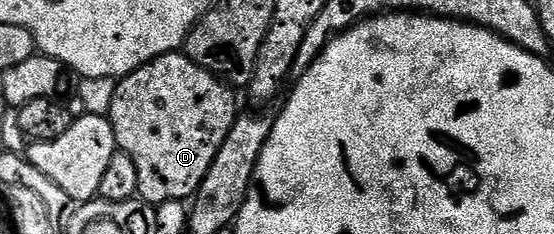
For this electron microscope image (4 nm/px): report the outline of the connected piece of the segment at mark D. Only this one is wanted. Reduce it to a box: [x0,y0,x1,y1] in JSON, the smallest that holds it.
[109,51,240,206]

